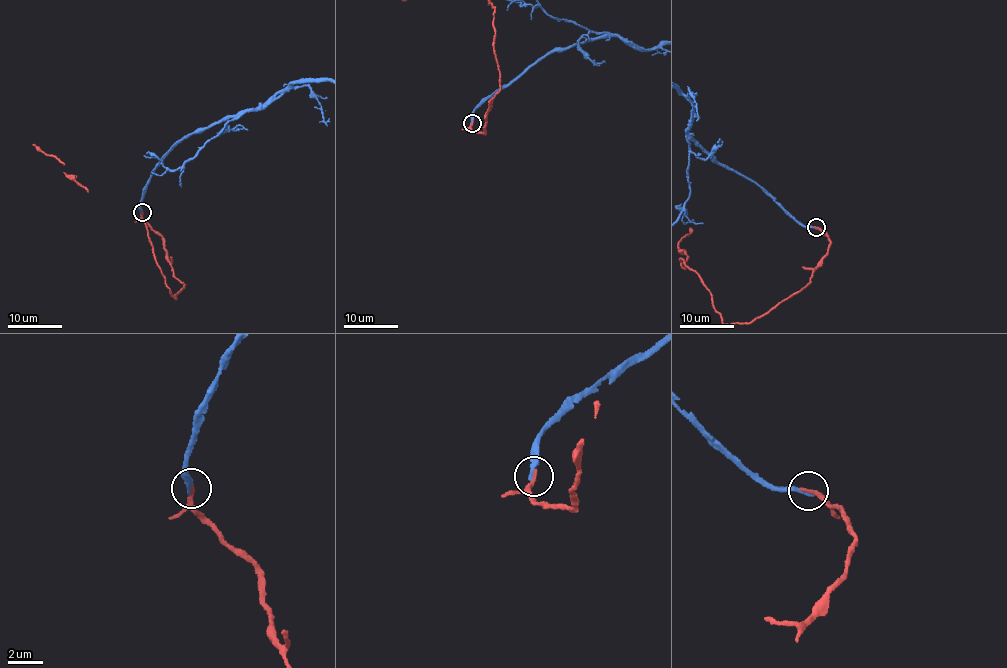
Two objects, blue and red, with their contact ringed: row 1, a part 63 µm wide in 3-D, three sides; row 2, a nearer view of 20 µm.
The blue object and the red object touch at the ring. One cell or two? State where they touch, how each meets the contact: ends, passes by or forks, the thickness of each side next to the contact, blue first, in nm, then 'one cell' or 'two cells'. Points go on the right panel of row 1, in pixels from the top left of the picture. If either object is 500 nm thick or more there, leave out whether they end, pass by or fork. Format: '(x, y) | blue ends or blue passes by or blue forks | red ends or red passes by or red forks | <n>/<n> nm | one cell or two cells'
(816, 227) | blue ends | red ends | 240/260 nm | one cell

